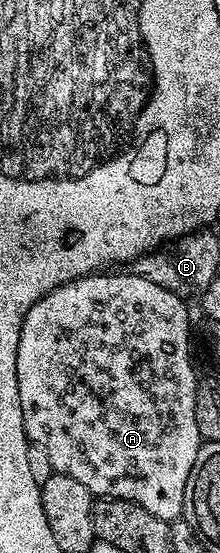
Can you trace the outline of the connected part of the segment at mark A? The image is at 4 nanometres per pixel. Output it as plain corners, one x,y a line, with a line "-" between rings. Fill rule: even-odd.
96,271
90,277
79,277
76,281
49,291
37,299
33,307
29,307
21,327
21,339
17,343
17,391
21,399
23,426
28,442
41,446
45,455
49,455
52,470
73,475
77,483
85,483
92,498
116,497
132,501
145,507
149,515
157,515
157,519
170,523
183,517
185,487
189,483
189,471
193,471
193,463
201,444
195,410
197,372
195,373
195,365
191,362
191,317
187,314
188,302
173,295
173,291
165,291
165,287
157,287
157,283
148,277
130,271
115,272
119,271

